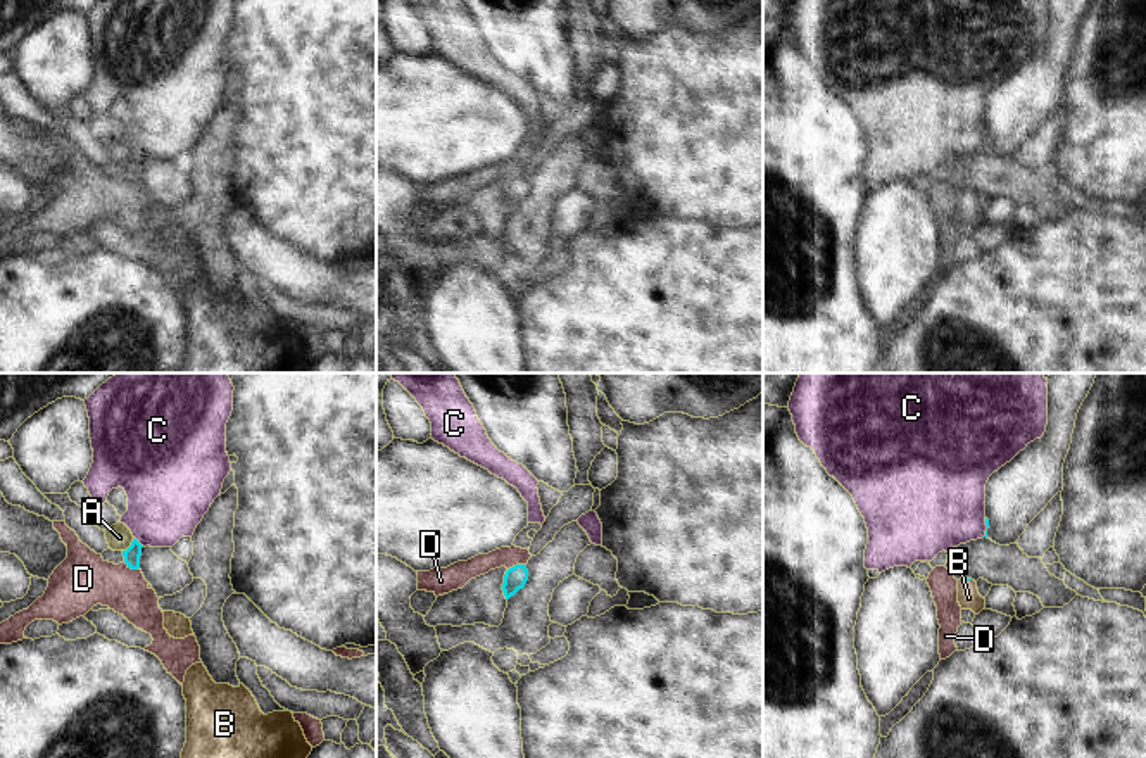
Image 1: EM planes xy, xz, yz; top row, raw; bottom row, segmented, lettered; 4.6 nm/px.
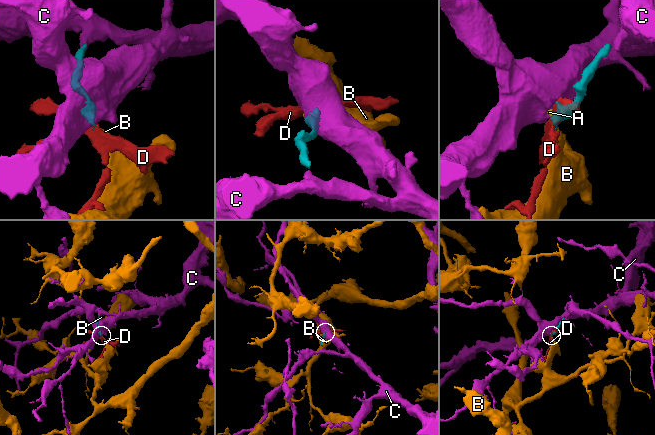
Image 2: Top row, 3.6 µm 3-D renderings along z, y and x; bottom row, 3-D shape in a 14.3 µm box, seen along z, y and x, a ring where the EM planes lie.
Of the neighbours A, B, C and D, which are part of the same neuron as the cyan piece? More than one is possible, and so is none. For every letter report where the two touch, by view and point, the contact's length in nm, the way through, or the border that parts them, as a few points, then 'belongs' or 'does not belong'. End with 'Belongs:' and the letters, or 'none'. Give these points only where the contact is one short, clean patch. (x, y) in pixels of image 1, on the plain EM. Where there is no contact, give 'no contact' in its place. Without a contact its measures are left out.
A: xy (132, 157) | 90 nm | along xy (133, 151), (123, 164) | does not belong
B: yz (969, 192) | 30 nm | across yz (967, 192), (969, 192), (969, 211) | belongs
C: xy (138, 156) | 60 nm | along xy (135, 151), (144, 159) | does not belong
D: xy (132, 182) | 90 nm | along xy (123, 175), (132, 182), (138, 182) | does not belong
Belongs: B

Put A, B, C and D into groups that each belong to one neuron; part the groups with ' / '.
A C / B / D

